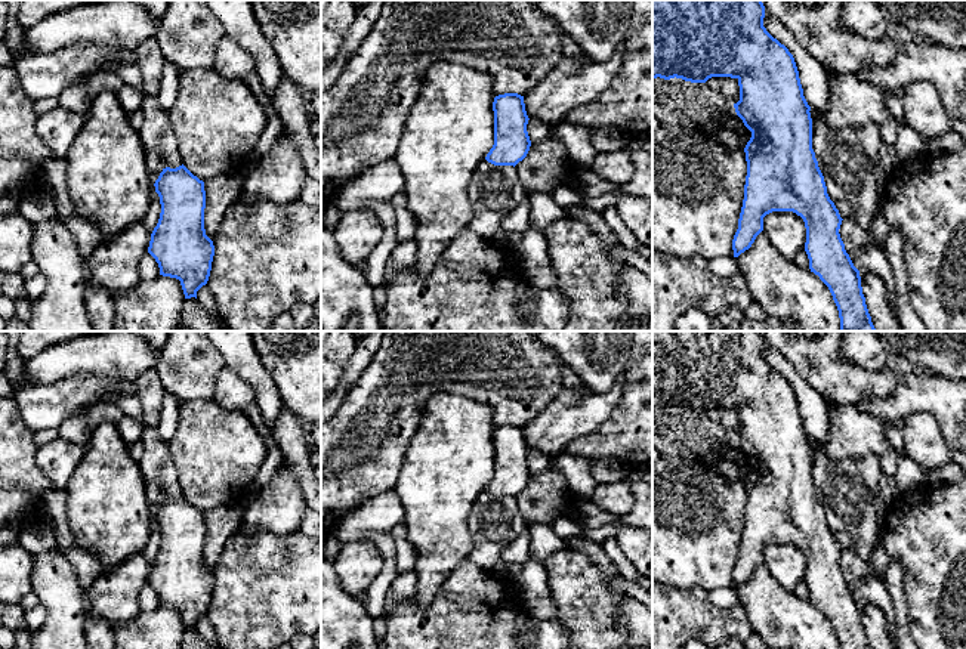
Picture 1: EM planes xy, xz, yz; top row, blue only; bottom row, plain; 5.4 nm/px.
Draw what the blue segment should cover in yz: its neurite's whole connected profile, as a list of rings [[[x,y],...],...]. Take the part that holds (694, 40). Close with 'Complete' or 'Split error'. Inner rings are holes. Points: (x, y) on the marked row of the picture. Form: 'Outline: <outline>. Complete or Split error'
Outline: [[[652,0],[652,80],[657,77],[664,80],[670,80],[676,77],[691,83],[706,83],[712,77],[731,77],[738,80],[740,101],[734,103],[734,108],[737,115],[743,120],[744,126],[751,132],[751,137],[744,148],[746,161],[747,161],[747,176],[744,185],[743,207],[738,219],[738,229],[732,239],[734,257],[738,257],[741,253],[744,253],[751,247],[756,237],[763,231],[763,217],[766,214],[772,211],[796,213],[803,219],[806,228],[805,251],[809,259],[809,269],[811,272],[818,275],[820,279],[828,287],[839,310],[840,331],[876,331],[865,305],[865,297],[862,294],[859,271],[854,266],[839,234],[843,219],[840,217],[839,210],[836,208],[834,203],[830,200],[827,194],[824,176],[818,167],[818,161],[812,149],[812,118],[809,112],[811,106],[808,105],[803,96],[803,89],[800,84],[799,71],[794,58],[784,44],[781,44],[777,38],[774,38],[766,31],[766,28],[763,27],[763,18],[765,18],[765,6],[762,0]]]. Complete

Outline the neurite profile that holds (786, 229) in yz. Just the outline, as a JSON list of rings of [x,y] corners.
[[[772,211],[763,217],[763,231],[768,239],[787,259],[805,248],[806,228],[800,216],[793,211]]]

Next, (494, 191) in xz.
[[[487,160],[472,174],[467,192],[473,205],[467,229],[485,239],[491,239],[503,217],[528,198],[513,166],[494,166]]]

